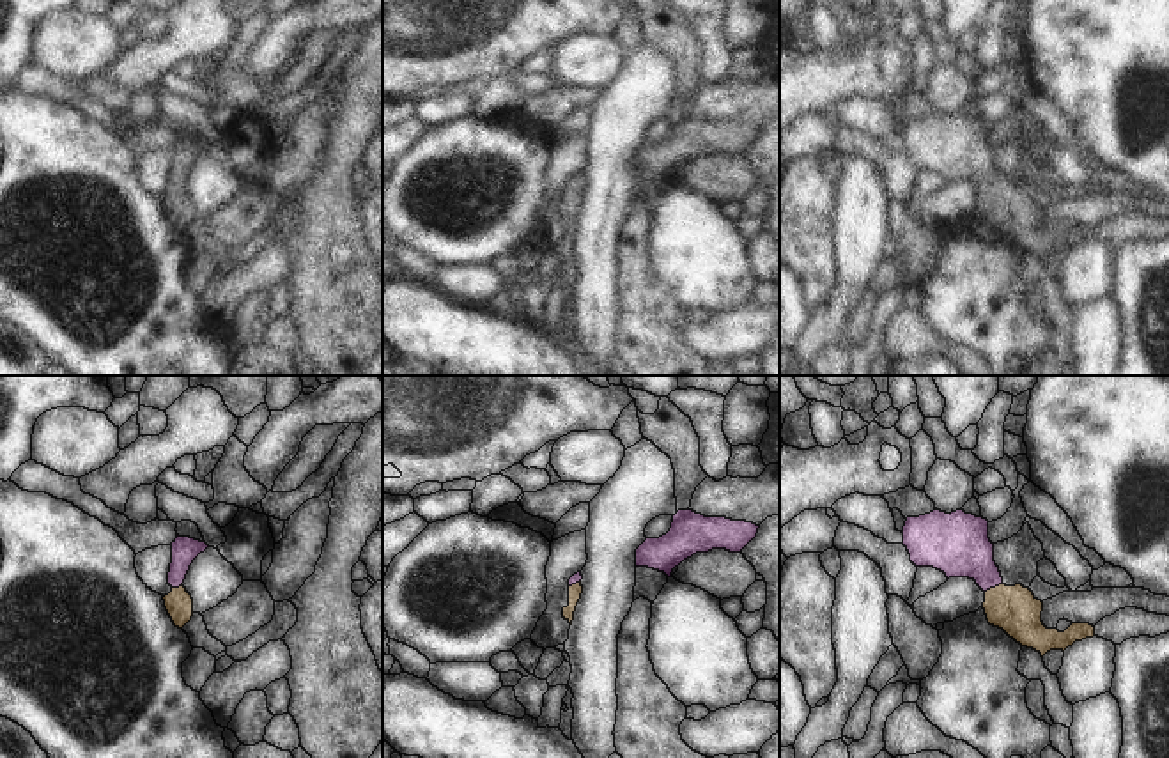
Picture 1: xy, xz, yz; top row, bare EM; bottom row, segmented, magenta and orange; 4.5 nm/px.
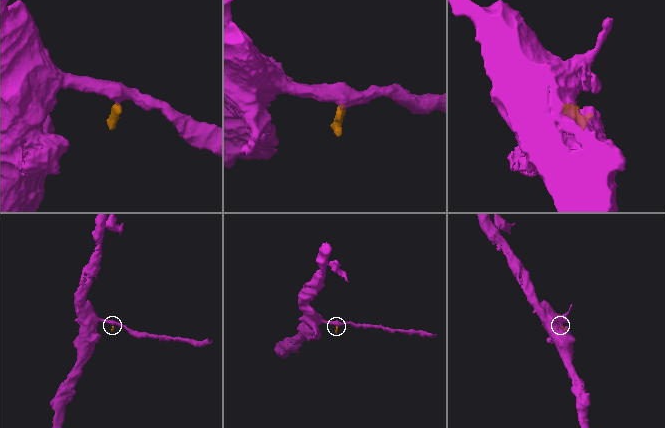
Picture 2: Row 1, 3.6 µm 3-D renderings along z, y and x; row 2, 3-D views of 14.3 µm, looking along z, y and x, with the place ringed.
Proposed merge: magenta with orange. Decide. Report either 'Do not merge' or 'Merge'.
Merge

